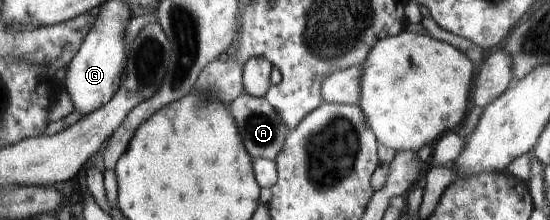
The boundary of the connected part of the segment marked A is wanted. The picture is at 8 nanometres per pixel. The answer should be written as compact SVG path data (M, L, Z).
M245 91L228 104L228 107L233 119L235 119L239 137L241 137L243 145L245 145L245 149L252 159L261 158L275 161L283 149L289 131L287 125L281 121L279 113L275 111L275 107L265 99L265 96L253 97Z

